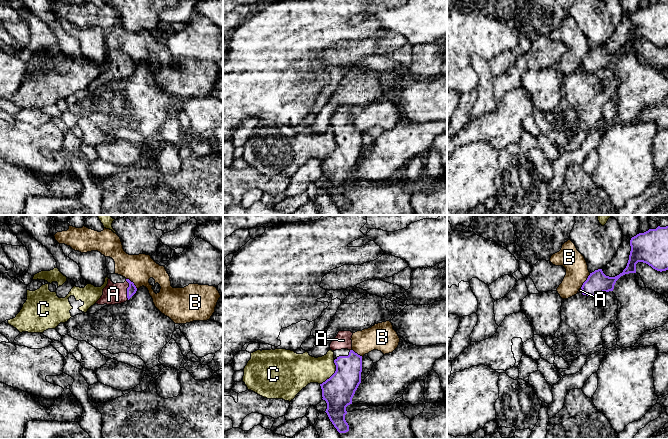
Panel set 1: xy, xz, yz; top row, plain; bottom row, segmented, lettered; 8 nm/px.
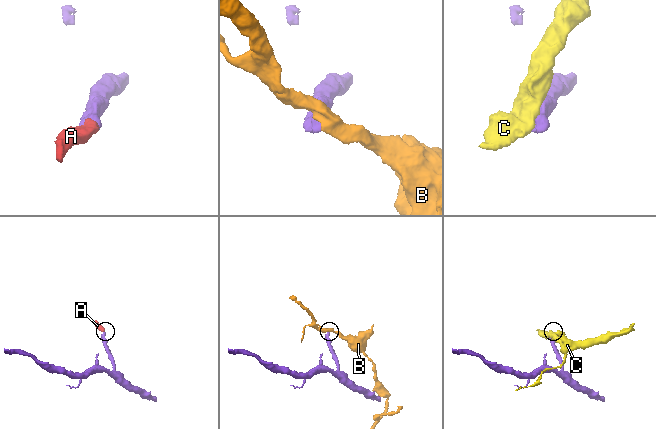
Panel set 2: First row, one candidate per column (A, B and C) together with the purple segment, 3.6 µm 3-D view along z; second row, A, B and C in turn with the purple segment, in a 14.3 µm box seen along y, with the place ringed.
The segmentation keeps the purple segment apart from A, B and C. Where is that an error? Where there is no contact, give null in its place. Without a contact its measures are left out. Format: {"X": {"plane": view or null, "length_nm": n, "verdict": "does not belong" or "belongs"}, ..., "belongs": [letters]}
{"A": {"plane": "xy", "length_nm": 160, "verdict": "belongs"}, "B": {"plane": "yz", "length_nm": 150, "verdict": "does not belong"}, "C": {"plane": "xz", "length_nm": 240, "verdict": "does not belong"}, "belongs": ["A"]}

